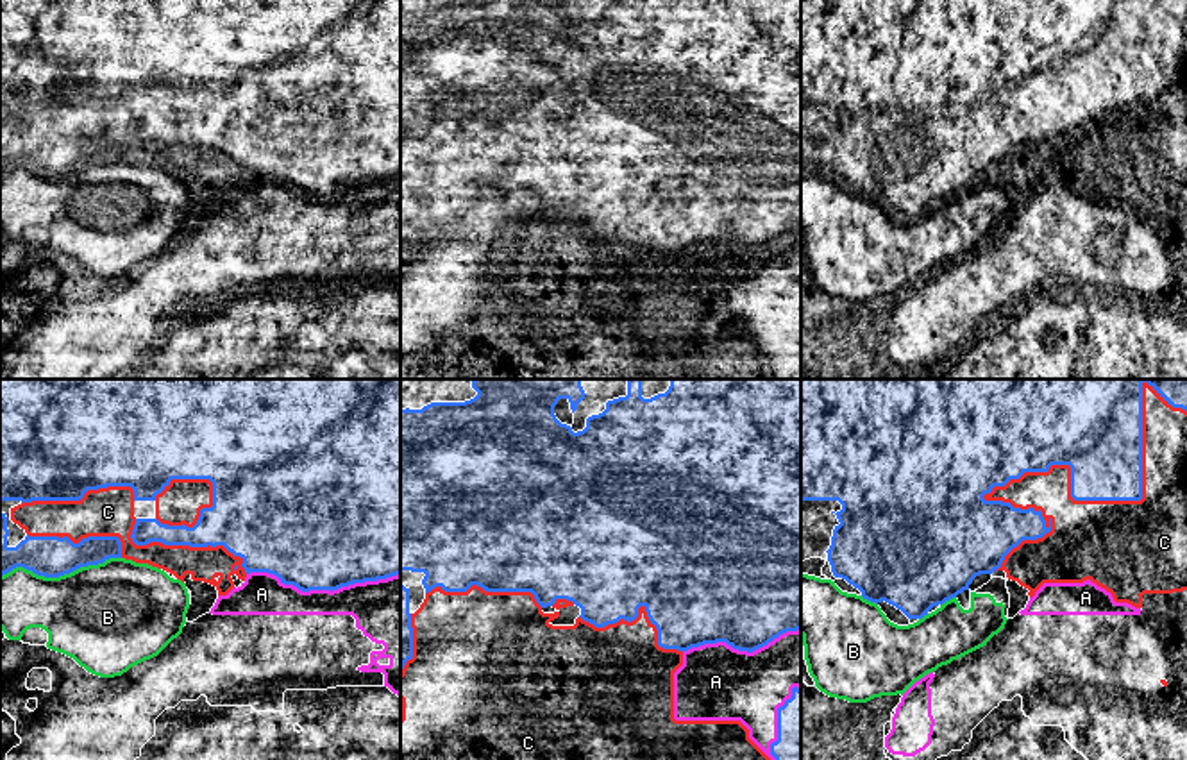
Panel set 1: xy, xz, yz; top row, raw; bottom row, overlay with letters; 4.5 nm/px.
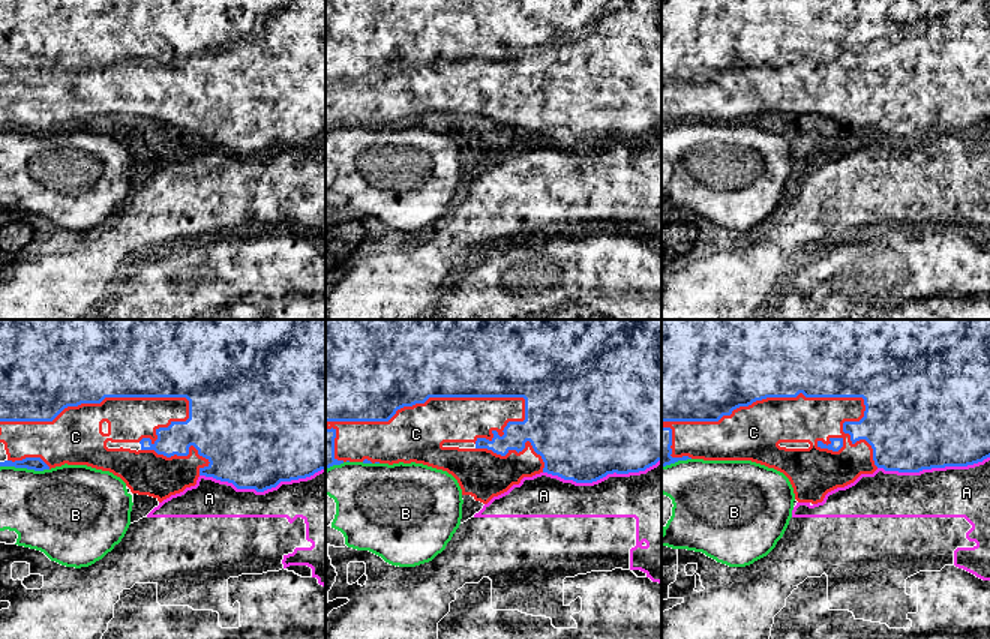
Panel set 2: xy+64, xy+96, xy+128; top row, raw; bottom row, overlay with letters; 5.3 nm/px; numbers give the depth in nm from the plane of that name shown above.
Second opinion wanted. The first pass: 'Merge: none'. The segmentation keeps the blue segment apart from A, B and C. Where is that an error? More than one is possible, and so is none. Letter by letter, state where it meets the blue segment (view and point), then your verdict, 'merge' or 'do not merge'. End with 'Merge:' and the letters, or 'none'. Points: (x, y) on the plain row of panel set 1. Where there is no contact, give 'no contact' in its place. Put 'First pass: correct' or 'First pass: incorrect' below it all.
A: contact xy (322, 188); do not merge
B: contact xy (59, 174); do not merge
C: contact yz (1057, 63); merge
Merge: C
First pass: incorrect

